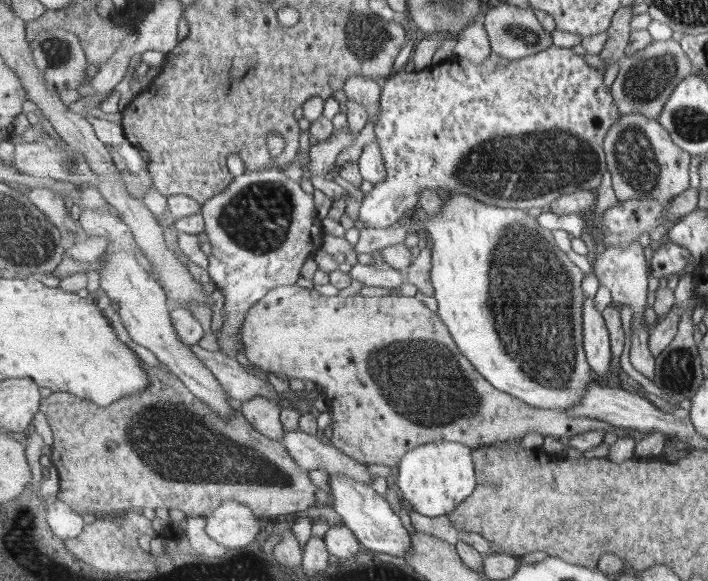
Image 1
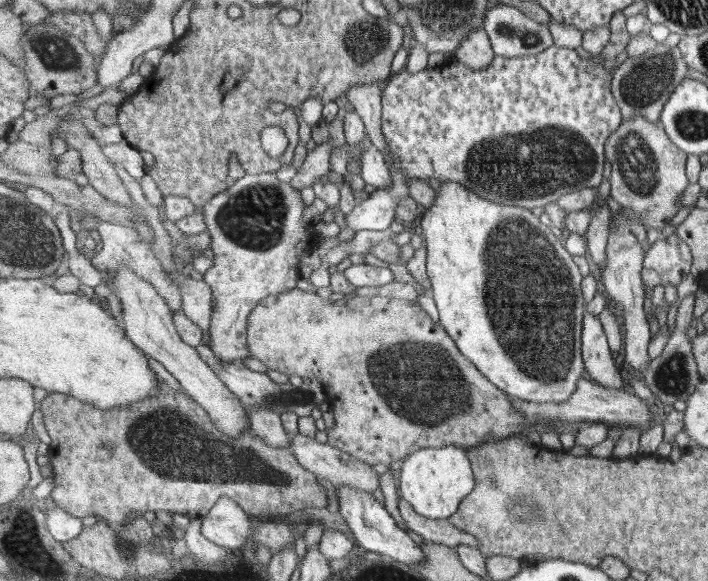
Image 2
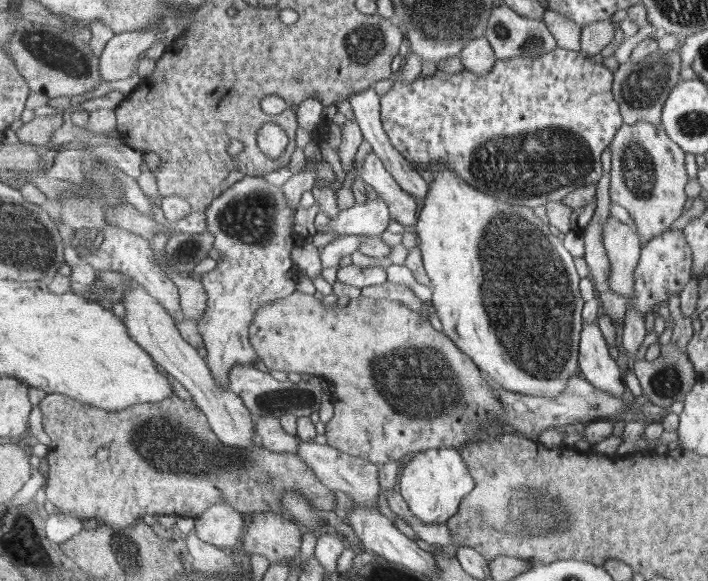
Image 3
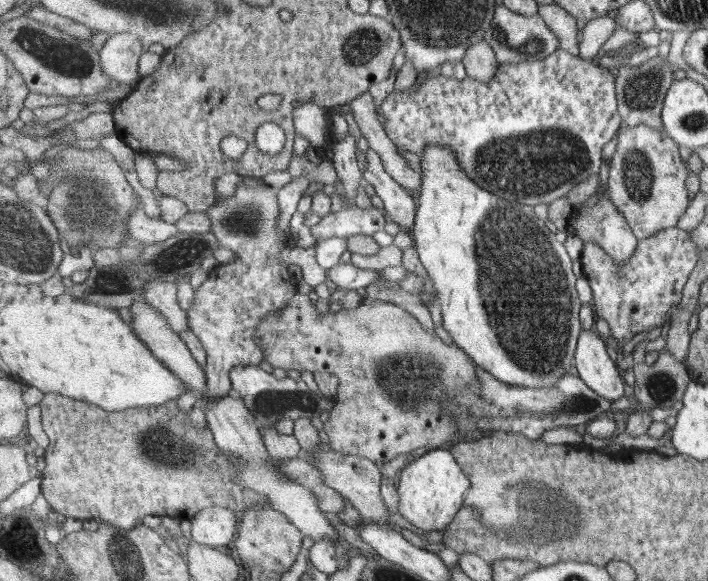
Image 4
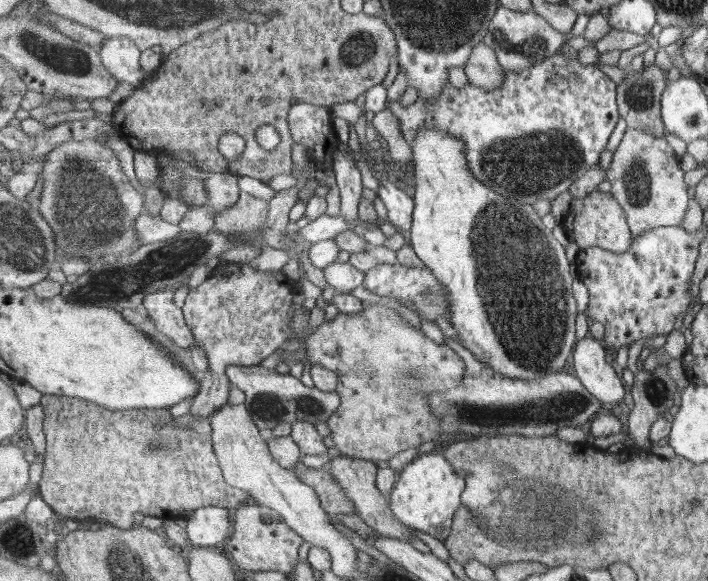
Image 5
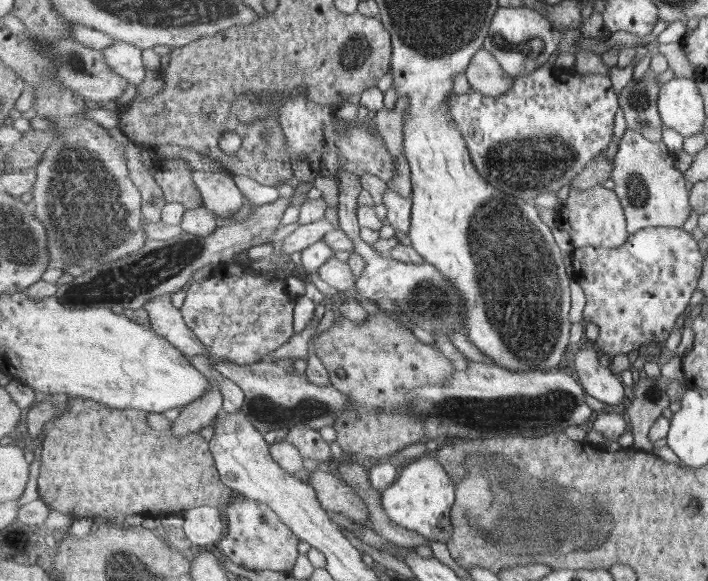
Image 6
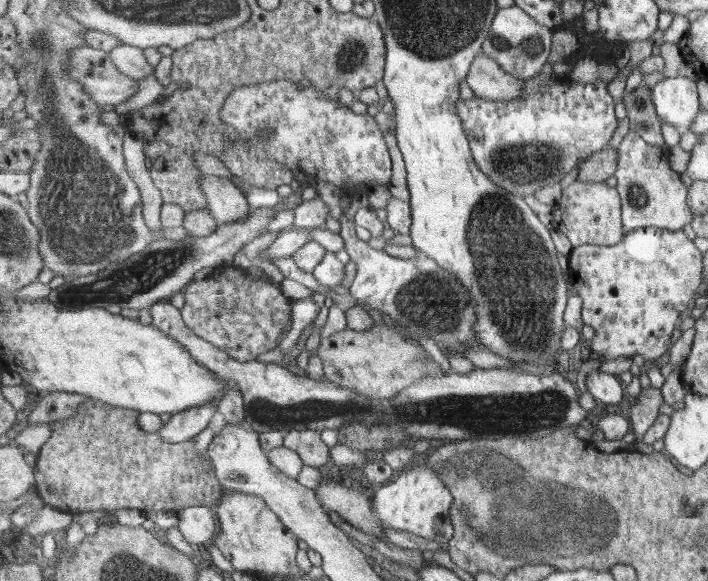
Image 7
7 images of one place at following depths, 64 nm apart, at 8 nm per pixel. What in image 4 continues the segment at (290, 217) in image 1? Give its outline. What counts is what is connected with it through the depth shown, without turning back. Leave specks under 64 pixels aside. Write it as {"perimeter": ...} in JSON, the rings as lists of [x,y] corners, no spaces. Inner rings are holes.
{"perimeter":[[[258,180],[258,182],[261,184],[260,188],[249,188],[247,184],[240,185],[239,188],[237,188],[237,192],[235,192],[233,198],[222,200],[220,203],[216,202],[208,210],[212,220],[212,232],[217,235],[220,246],[234,251],[236,253],[236,257],[228,263],[219,265],[215,275],[208,277],[202,282],[202,284],[195,291],[192,306],[187,310],[189,327],[193,330],[195,336],[202,340],[203,346],[208,354],[208,361],[205,368],[208,378],[208,390],[204,392],[204,398],[201,398],[203,402],[214,401],[215,399],[220,399],[233,394],[231,389],[231,380],[229,379],[229,372],[231,372],[235,366],[257,366],[258,364],[261,364],[263,360],[265,360],[266,352],[264,352],[264,348],[260,346],[258,342],[256,342],[257,332],[259,332],[259,326],[261,326],[260,322],[267,315],[270,315],[279,309],[285,308],[289,304],[291,298],[298,293],[296,287],[296,275],[289,270],[289,266],[287,264],[280,263],[278,261],[279,258],[277,257],[283,248],[283,244],[285,244],[285,237],[282,235],[282,232],[279,232],[279,235],[277,234],[277,218],[282,216],[282,206],[279,202],[278,191],[273,188],[269,188],[269,186],[263,185],[260,180]]]}

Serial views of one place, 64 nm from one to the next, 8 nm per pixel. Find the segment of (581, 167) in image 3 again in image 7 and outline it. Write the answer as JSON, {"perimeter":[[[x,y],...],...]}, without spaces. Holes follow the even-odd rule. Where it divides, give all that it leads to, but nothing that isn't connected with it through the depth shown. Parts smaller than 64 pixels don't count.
{"perimeter":[[[541,75],[527,79],[525,94],[513,102],[495,102],[474,96],[457,102],[457,113],[463,121],[463,129],[470,140],[476,163],[499,187],[512,194],[534,195],[535,191],[553,187],[565,178],[565,174],[581,169],[591,155],[607,148],[617,130],[616,99],[607,92],[607,82],[573,84],[568,79],[558,78],[555,84],[543,86]]]}

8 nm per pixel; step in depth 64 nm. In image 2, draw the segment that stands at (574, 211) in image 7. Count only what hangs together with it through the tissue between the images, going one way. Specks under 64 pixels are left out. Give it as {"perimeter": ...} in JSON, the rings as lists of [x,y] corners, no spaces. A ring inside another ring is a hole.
{"perimeter":[[[610,226],[607,238],[600,280],[606,294],[621,304],[626,329],[625,360],[640,372],[642,368],[648,368],[653,359],[650,355],[651,328],[645,314],[646,286],[642,273],[646,257],[644,244],[639,242],[639,238],[636,238],[629,228],[618,228],[618,226],[616,228]]]}

